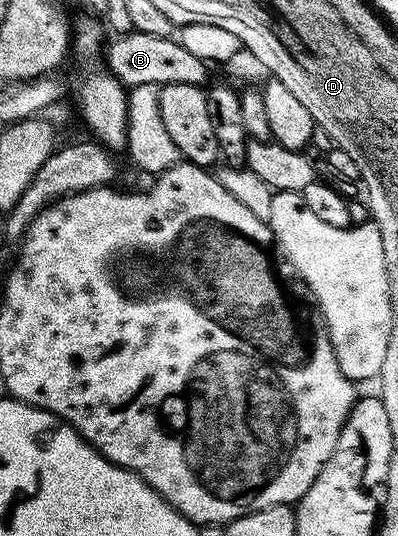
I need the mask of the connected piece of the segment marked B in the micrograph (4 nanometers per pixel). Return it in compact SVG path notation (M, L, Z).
M129 30L125 39L116 43L116 48L108 55L111 74L115 75L125 88L152 89L166 83L181 83L195 87L207 84L209 64L194 57L194 53L182 49L182 45L172 37L150 37L150 33Z

